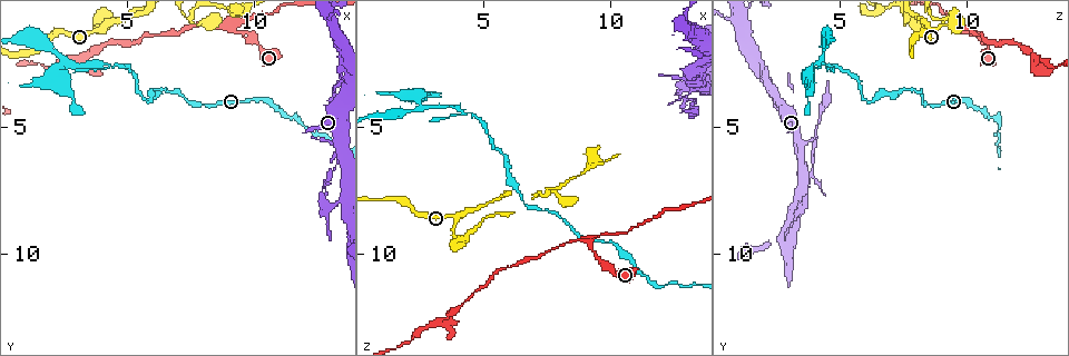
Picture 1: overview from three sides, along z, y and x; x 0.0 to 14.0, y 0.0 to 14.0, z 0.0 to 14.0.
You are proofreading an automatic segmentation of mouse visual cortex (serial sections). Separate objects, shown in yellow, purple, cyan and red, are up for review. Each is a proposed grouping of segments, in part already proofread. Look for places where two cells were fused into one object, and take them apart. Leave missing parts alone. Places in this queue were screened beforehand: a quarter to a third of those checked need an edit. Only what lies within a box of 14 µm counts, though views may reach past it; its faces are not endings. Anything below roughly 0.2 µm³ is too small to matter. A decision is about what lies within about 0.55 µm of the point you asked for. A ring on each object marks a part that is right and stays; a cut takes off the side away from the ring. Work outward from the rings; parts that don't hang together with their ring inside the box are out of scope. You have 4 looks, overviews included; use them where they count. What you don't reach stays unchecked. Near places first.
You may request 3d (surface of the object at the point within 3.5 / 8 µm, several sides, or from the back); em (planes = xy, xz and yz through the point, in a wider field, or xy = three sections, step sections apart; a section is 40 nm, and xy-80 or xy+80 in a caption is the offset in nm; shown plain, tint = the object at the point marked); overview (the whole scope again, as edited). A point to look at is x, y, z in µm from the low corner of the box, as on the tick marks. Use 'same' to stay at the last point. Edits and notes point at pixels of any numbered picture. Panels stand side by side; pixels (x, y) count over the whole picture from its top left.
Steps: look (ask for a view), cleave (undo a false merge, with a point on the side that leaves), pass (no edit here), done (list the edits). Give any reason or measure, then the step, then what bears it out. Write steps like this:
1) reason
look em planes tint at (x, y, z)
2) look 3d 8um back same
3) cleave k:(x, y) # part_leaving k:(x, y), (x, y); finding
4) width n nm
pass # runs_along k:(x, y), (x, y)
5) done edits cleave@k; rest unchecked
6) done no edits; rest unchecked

three arms meet
look 3d 8um at (9.1, 1.2, 9.6)

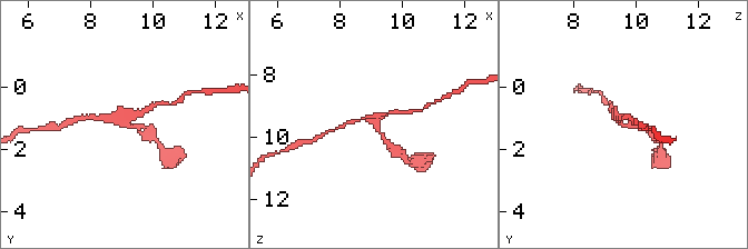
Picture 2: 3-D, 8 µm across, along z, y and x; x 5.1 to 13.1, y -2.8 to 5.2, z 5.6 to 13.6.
look 3d 3.5um at (9.2, 1.2, 9.6)

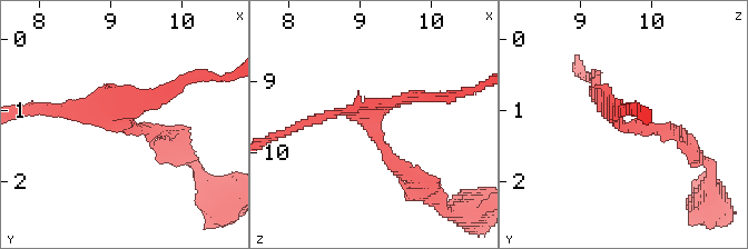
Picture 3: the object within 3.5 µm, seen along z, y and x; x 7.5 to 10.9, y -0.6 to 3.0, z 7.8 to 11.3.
pass # runs_along 3:(421, 179), (353, 111), (308, 122); all the same cell

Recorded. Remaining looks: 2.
look 3d 3.5um at (4.1, 1.0, 9.5)

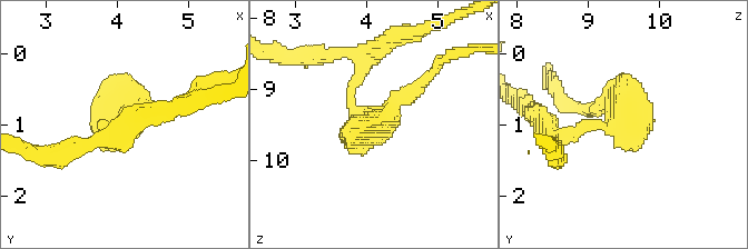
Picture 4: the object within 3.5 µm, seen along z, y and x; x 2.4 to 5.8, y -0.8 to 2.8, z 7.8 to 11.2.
shape alone is not enough
look em xy step 5 tint at (4.00, 1.00, 9.45)

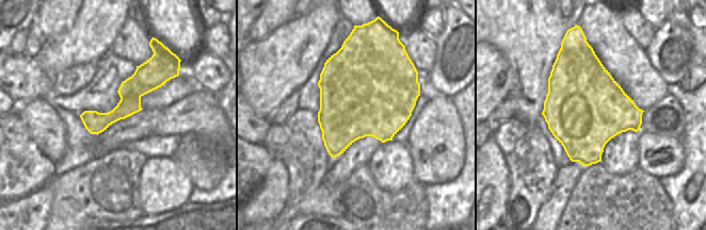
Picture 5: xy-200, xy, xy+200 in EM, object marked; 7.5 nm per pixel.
cleave 4:(426, 79) # two cells meet here

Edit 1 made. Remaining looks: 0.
done edits cleave@4; rest unchecked

